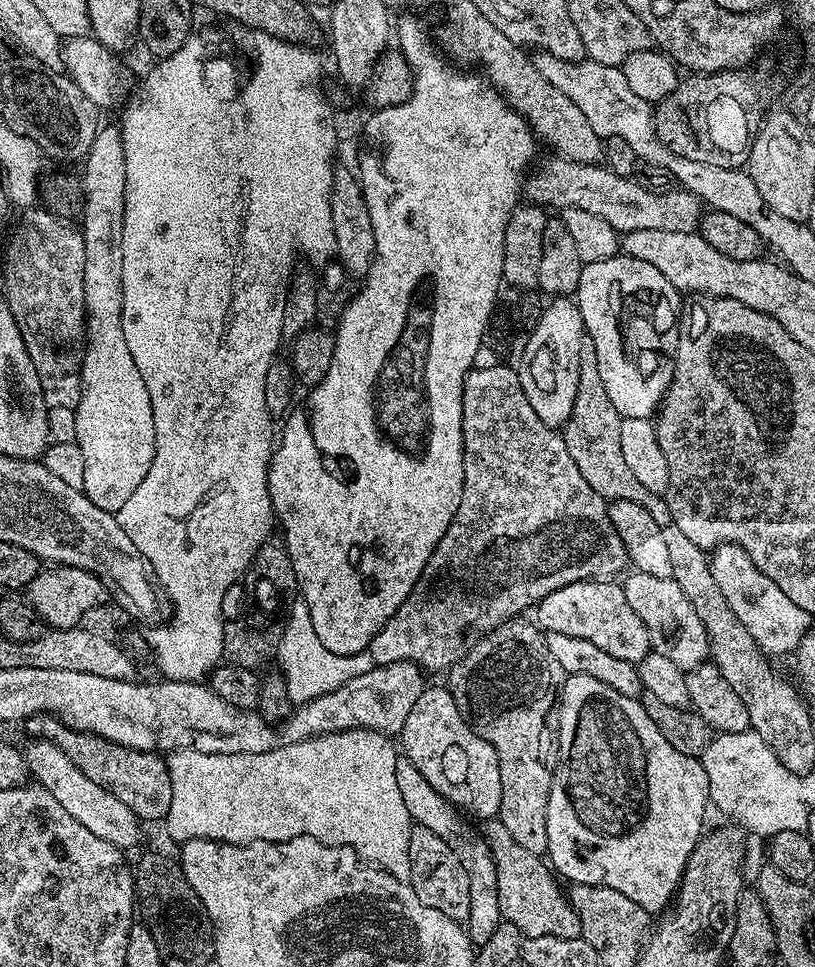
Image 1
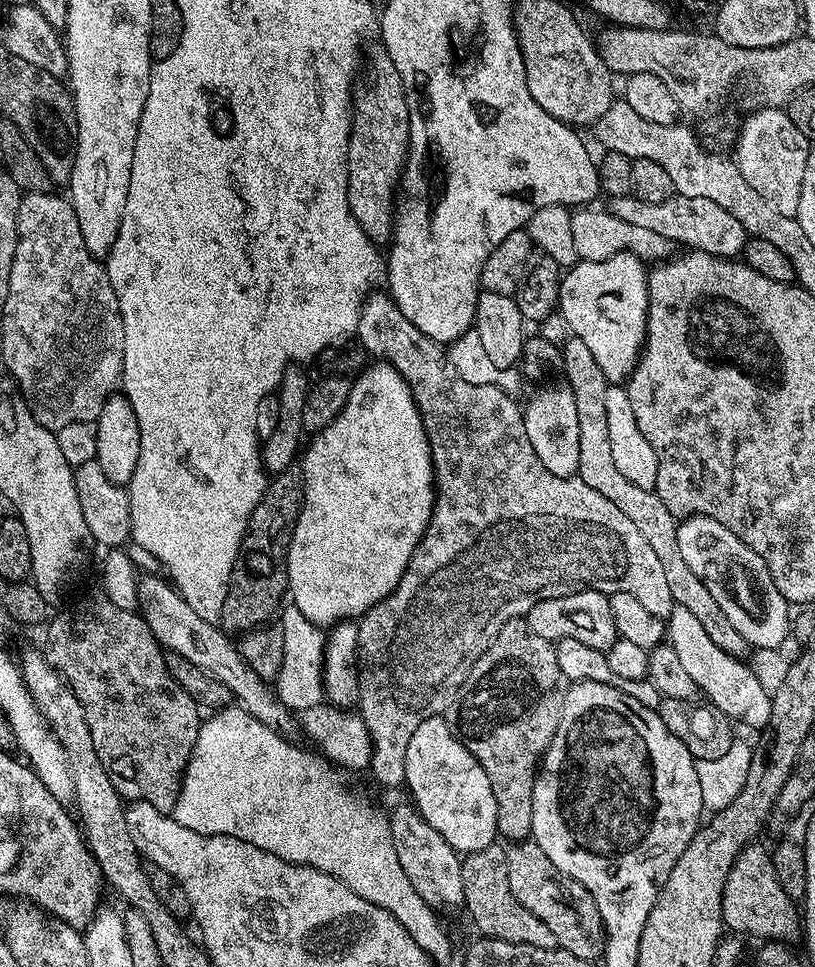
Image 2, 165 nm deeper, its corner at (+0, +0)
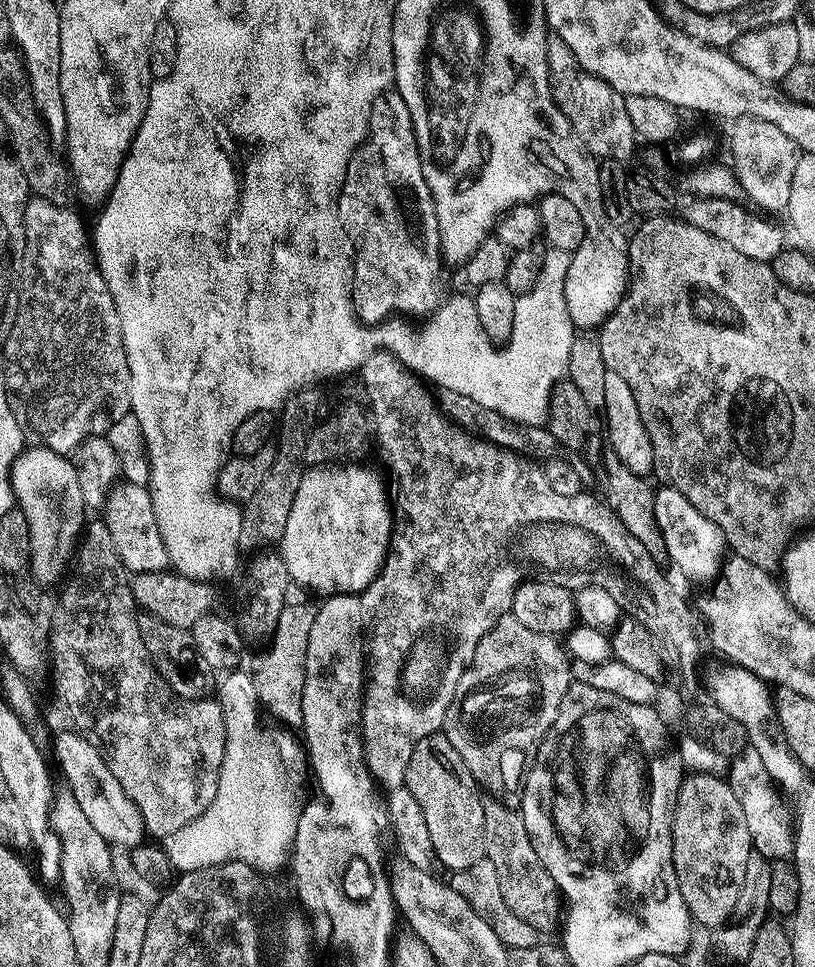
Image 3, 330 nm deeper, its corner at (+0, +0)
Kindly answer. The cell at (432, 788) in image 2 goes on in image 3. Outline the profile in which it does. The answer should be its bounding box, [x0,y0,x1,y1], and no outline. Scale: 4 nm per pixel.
[404,736,484,873]

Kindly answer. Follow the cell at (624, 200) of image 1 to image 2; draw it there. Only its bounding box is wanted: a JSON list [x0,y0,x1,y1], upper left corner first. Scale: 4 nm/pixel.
[607,194,750,257]

